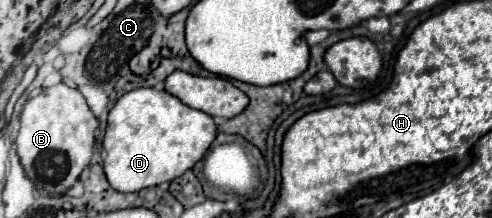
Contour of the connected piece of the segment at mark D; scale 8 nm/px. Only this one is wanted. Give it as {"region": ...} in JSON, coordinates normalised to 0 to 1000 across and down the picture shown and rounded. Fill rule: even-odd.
{"region":[[[315,404],[266,413],[222,514],[209,633],[209,771],[217,826],[238,881],[283,881],[348,835],[413,725],[437,624],[441,578],[425,523],[376,486],[343,422]]]}

